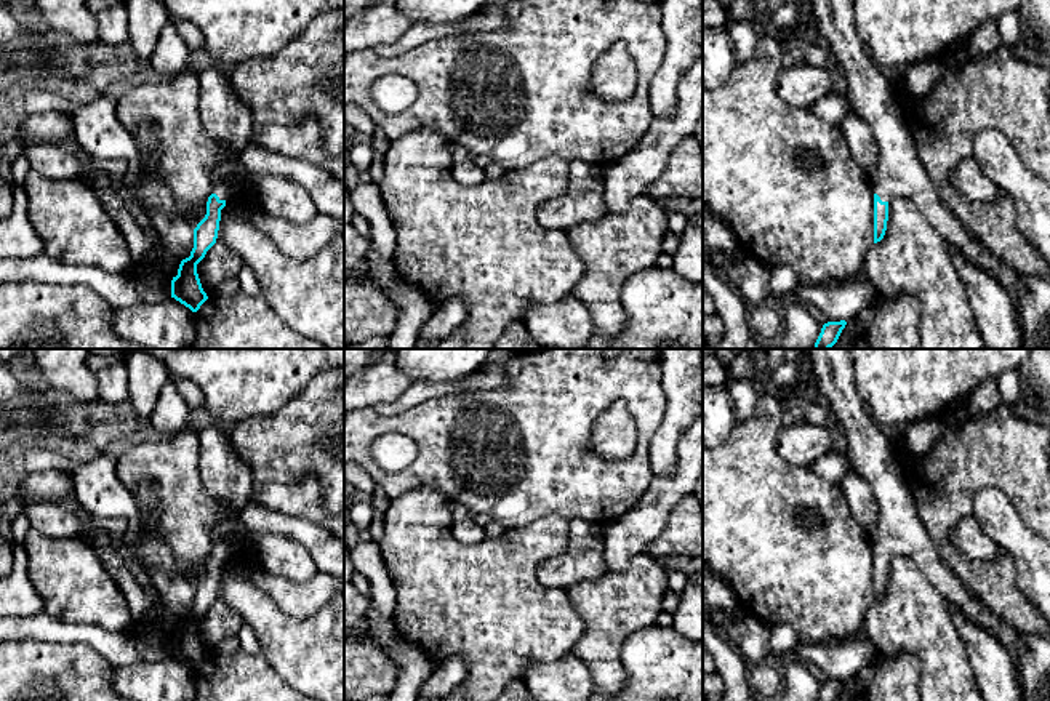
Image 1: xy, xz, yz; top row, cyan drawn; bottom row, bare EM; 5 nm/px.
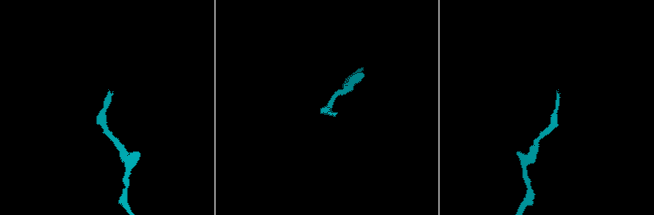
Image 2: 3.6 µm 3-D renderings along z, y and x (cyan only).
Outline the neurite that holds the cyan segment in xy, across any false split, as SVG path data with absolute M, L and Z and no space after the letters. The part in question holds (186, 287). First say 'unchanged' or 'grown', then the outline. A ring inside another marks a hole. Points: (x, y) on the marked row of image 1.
grown; M211 64L198 74L198 109L205 133L214 142L224 144L229 155L213 171L213 189L206 202L206 214L194 229L194 248L190 256L181 261L178 275L171 280L171 298L192 312L197 312L208 299L197 274L197 264L216 243L221 210L229 198L242 192L248 174L240 162L240 154L250 144L253 115L235 94L224 69Z

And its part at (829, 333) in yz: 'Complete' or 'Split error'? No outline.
Complete

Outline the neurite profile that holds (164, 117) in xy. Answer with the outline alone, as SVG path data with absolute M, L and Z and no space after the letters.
M187 69L170 78L117 90L114 101L117 118L139 146L141 162L155 162L158 176L173 192L181 211L205 203L211 195L213 171L229 155L229 149L214 142L202 126L198 75Z

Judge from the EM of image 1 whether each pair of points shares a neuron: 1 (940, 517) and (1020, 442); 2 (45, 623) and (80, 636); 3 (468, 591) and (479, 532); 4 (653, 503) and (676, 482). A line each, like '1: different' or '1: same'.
1: same
2: same
3: different
4: same

